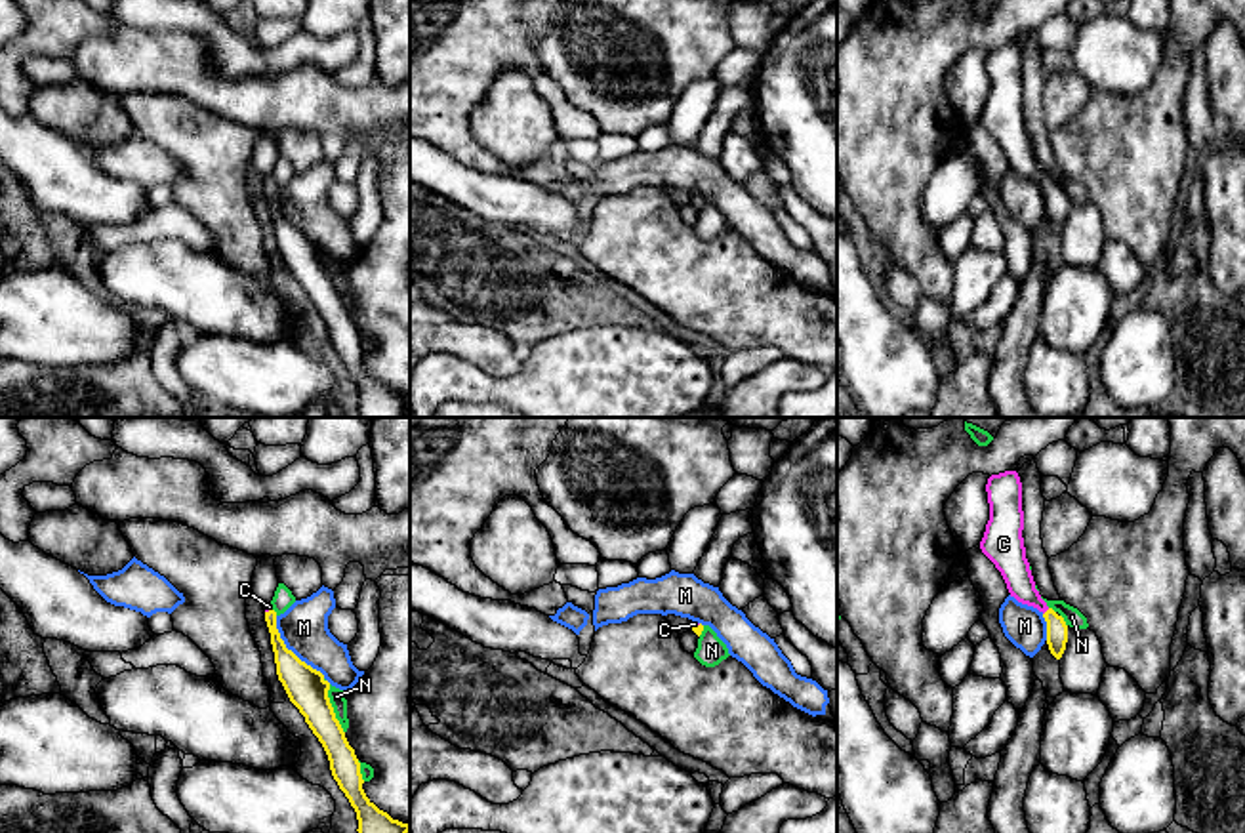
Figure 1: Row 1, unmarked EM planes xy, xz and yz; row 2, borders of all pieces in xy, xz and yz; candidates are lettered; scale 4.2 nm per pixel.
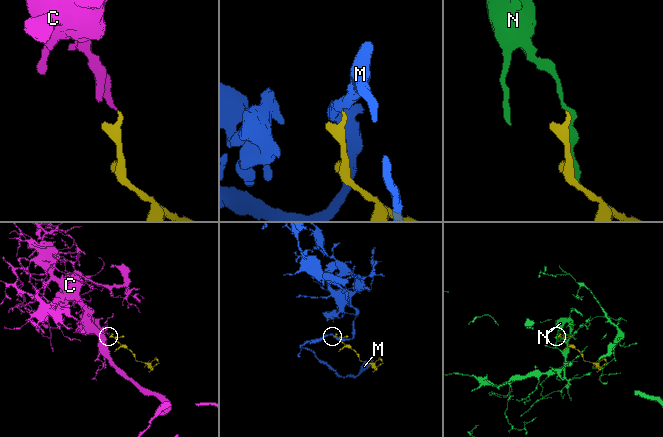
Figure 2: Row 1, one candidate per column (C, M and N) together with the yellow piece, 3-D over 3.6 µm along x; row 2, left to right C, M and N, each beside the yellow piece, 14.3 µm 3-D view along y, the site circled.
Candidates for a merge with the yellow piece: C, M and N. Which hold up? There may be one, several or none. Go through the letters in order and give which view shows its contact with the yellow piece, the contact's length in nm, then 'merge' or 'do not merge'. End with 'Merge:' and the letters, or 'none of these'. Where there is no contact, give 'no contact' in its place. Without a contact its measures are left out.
C: contact in yz; length 40 nm; merge
M: contact in xy; length 380 nm; do not merge
N: contact in xy; length 220 nm; do not merge
Merge: C

